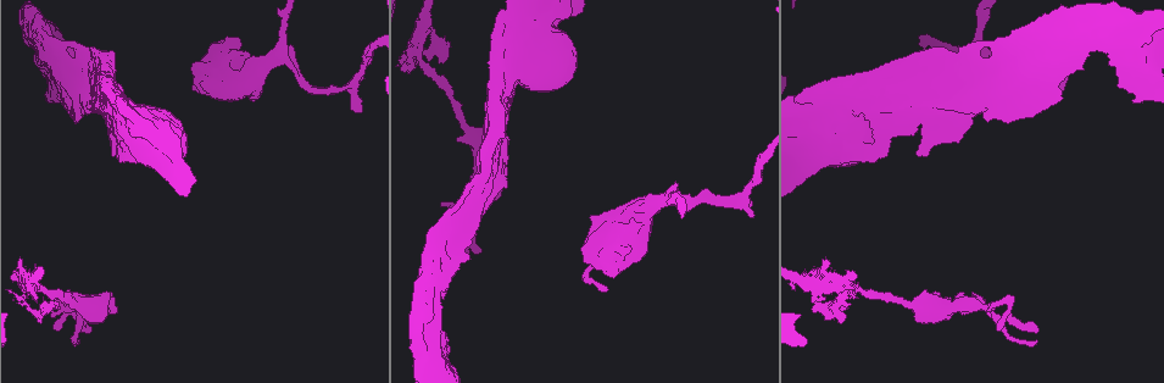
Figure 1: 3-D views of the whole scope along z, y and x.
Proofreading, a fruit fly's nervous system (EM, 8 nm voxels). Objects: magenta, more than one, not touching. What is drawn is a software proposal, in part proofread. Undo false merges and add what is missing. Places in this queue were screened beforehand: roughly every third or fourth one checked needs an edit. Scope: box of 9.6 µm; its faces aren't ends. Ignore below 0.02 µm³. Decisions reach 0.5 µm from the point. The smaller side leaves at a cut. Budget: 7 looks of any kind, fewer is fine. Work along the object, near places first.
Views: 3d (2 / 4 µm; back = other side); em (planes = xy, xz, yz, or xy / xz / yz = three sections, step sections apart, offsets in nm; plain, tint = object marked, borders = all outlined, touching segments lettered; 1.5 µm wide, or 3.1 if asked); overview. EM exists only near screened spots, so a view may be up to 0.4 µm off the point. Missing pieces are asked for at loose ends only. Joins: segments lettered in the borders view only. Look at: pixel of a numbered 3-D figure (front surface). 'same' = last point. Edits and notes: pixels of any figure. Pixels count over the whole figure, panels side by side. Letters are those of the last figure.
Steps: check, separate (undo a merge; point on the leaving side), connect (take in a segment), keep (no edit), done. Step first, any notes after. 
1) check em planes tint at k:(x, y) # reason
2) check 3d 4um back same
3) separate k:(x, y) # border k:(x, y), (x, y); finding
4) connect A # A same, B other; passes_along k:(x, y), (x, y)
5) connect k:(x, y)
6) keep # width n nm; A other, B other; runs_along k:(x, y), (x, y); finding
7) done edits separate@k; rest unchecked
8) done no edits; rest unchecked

check 3d 2um at 1:(352, 110) # tapers out

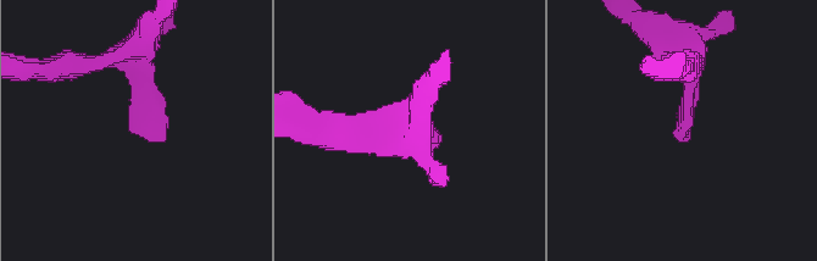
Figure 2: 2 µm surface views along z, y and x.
check em planes borders at 2:(686, 130) # shape alone is not enough

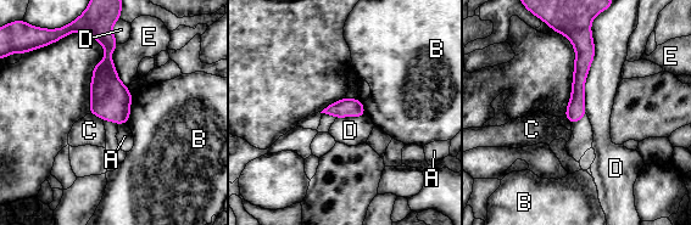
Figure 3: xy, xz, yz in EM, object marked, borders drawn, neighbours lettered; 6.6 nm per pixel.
keep # A other, B other, C other, D other, E other; none of them fits

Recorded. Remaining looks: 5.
check 3d 2um at 1:(73, 311) # thick turns thin

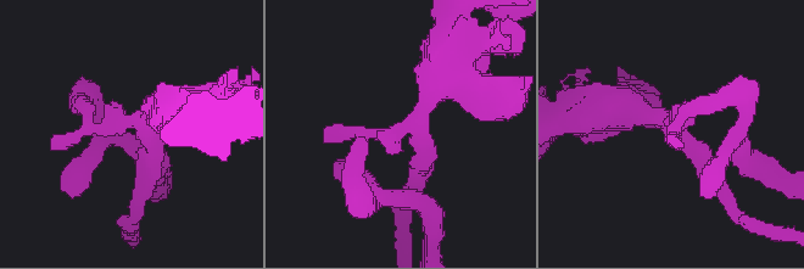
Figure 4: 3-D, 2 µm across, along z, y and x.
check em xz step 8 tint at 4:(404, 130) # now the EM

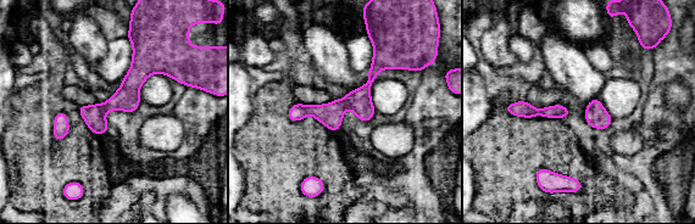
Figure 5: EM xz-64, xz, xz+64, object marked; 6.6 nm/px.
check em planes borders same # another direction

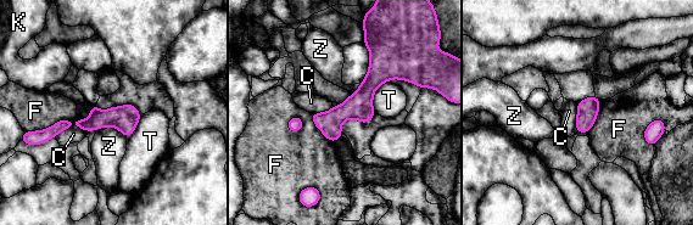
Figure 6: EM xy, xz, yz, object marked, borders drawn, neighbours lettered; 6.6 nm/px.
keep # C other, F other, K other, T other, Z other; continuous, no second neuron

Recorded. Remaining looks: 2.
check 3d 4um at 1:(858, 289) # thin neck

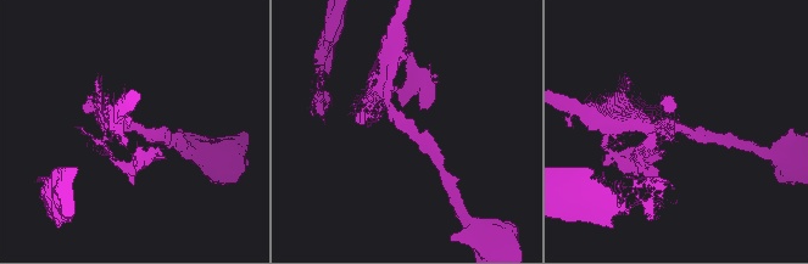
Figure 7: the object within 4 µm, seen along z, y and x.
check em xz step 8 borders at 7:(675, 123) # need the tissue

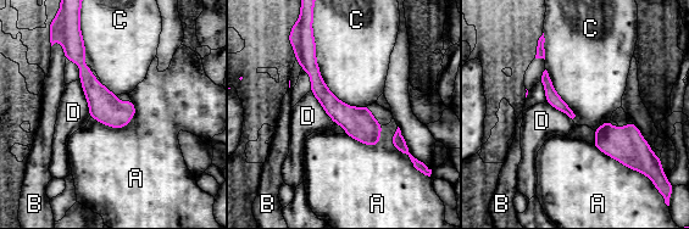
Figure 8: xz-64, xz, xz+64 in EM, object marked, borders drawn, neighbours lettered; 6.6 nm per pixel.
keep # A other, B other, C other, D other; border 8:(135, 106), (122, 127), (90, 117); one neuron here

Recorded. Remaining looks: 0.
done no edits; rest unchecked

